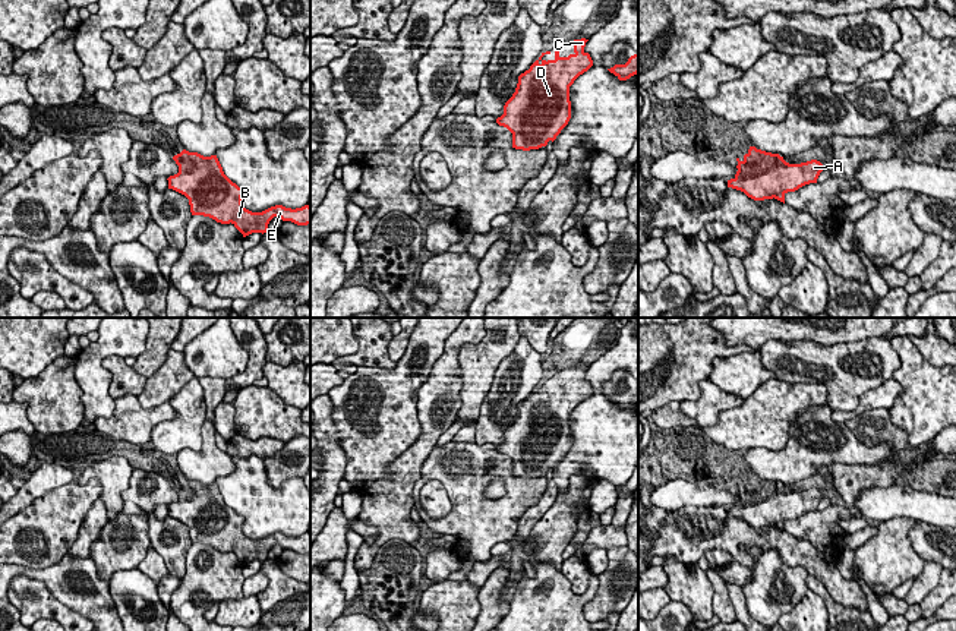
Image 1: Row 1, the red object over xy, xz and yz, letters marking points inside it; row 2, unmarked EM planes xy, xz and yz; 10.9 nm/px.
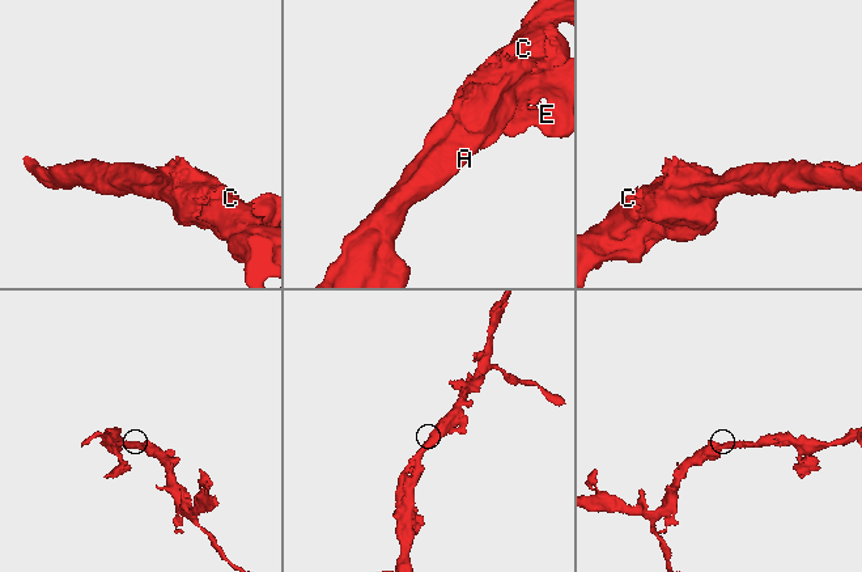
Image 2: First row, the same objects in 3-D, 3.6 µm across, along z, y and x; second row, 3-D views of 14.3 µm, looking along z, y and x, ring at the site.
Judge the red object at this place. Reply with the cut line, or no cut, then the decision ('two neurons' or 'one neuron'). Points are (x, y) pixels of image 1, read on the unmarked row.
cut none; one neuron

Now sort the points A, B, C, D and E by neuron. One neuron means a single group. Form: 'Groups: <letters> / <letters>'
Groups: A B C D E

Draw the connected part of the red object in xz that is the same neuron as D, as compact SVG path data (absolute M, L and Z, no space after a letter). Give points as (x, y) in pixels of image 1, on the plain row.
M586 366L574 367L574 381L568 385L561 385L556 378L555 387L546 389L542 385L550 379L542 381L530 397L518 404L515 420L505 430L504 442L496 447L499 454L512 461L512 476L530 479L546 474L568 452L571 447L570 414L593 394L590 382L584 379L587 369Z

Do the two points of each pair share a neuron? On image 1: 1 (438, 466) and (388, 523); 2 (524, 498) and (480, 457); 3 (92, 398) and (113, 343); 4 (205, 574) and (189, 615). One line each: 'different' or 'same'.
1: different
2: same
3: same
4: same

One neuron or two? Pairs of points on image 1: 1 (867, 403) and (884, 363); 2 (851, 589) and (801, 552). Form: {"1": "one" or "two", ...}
{"1": "two", "2": "one"}

